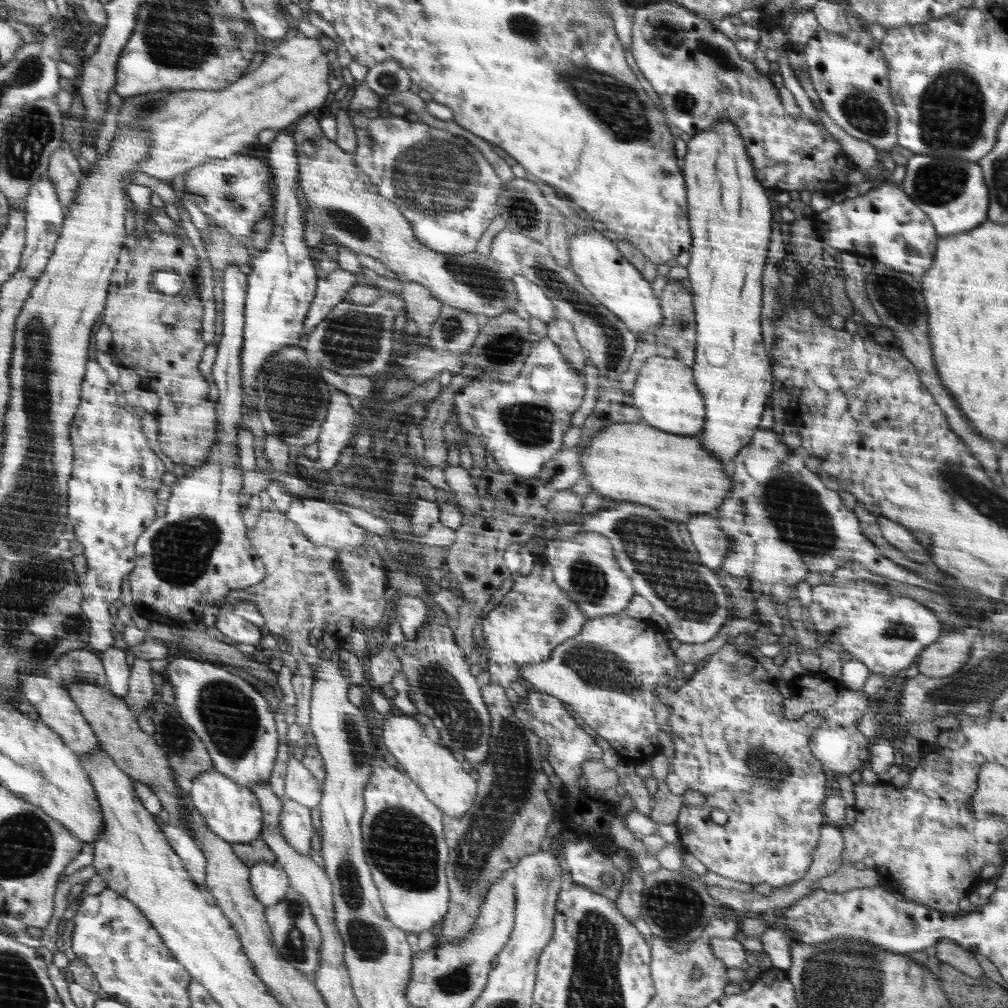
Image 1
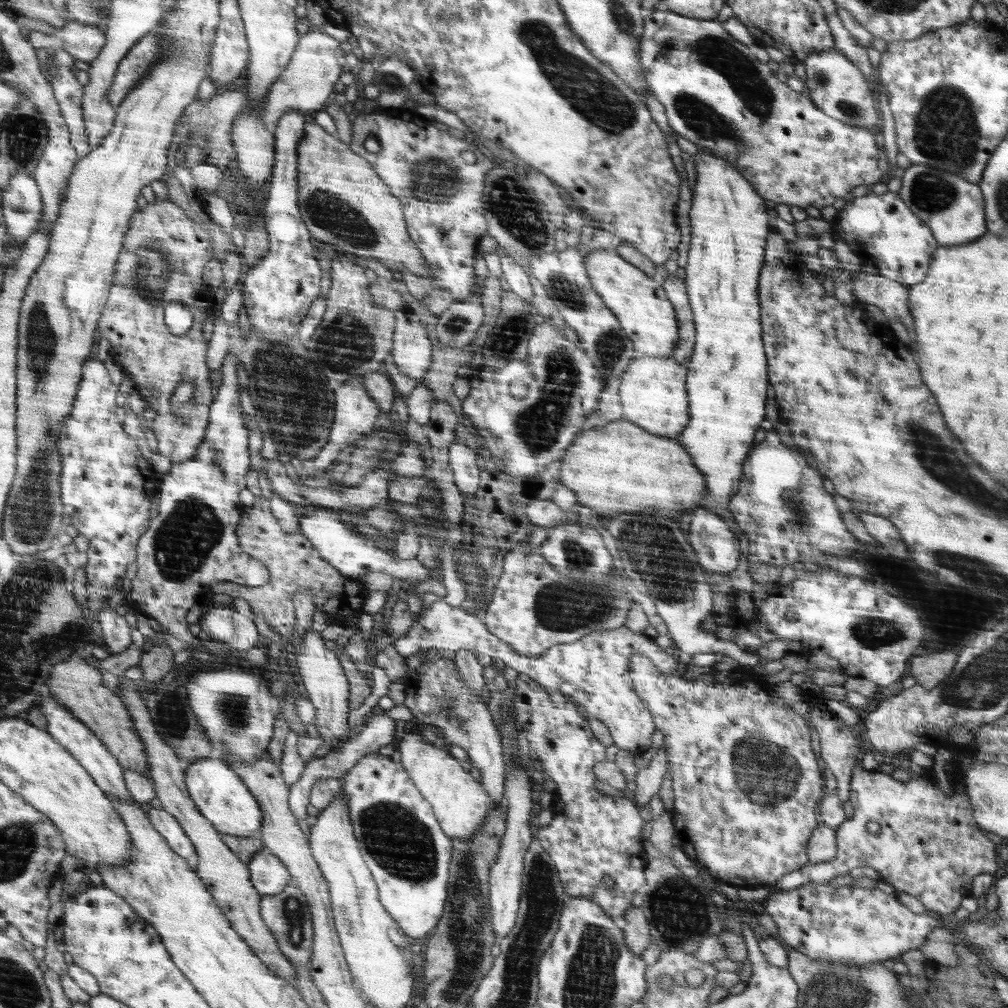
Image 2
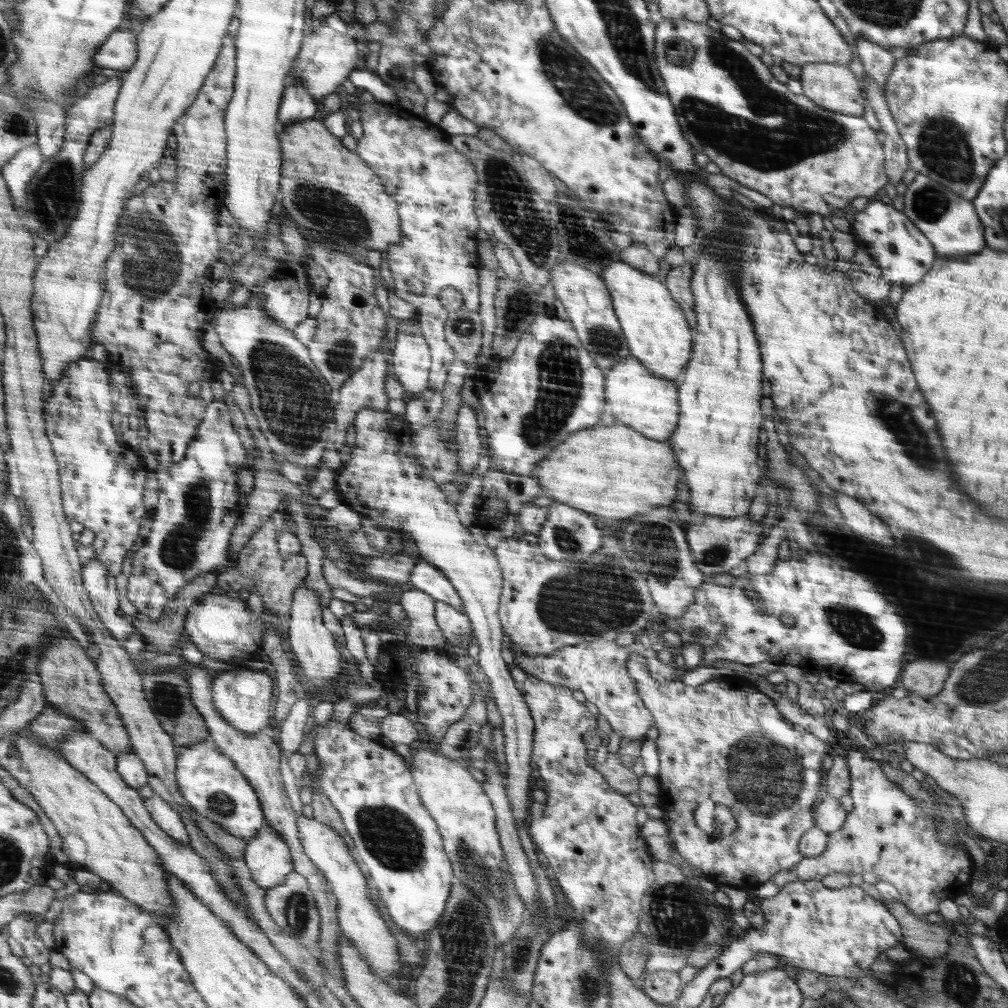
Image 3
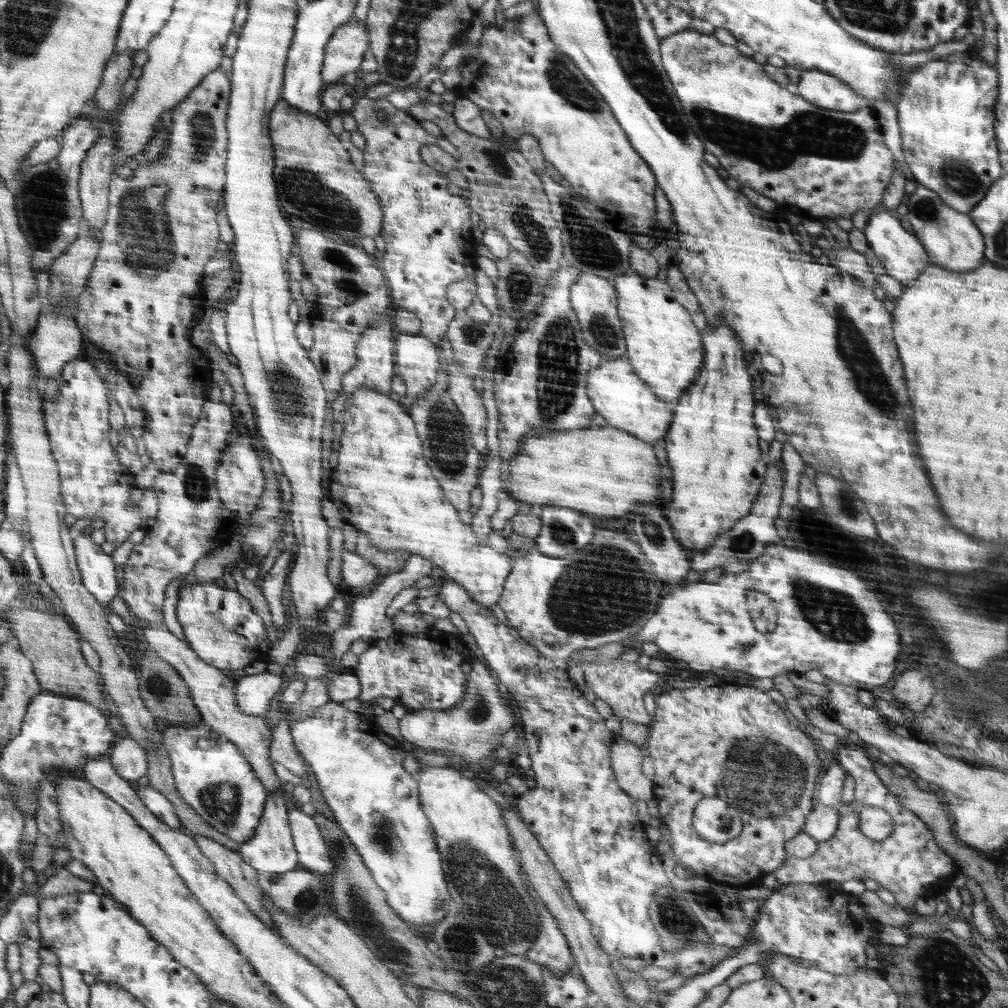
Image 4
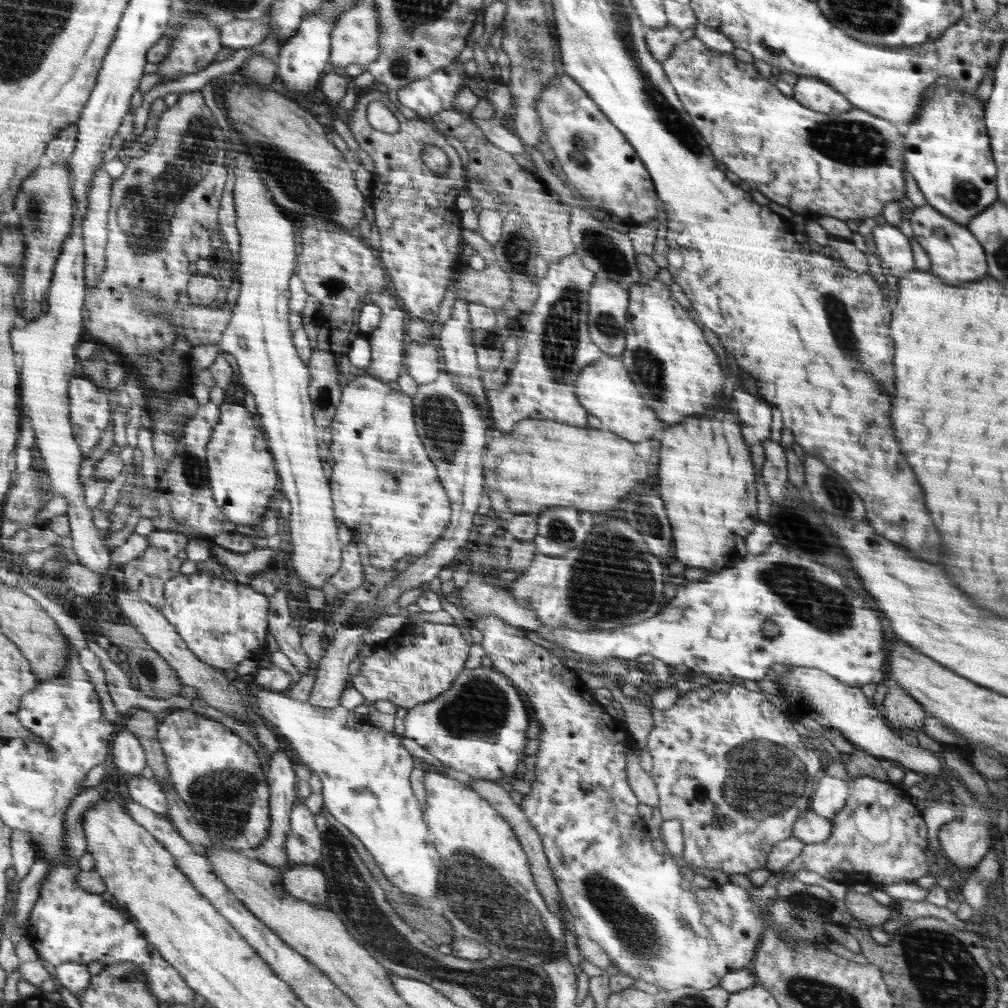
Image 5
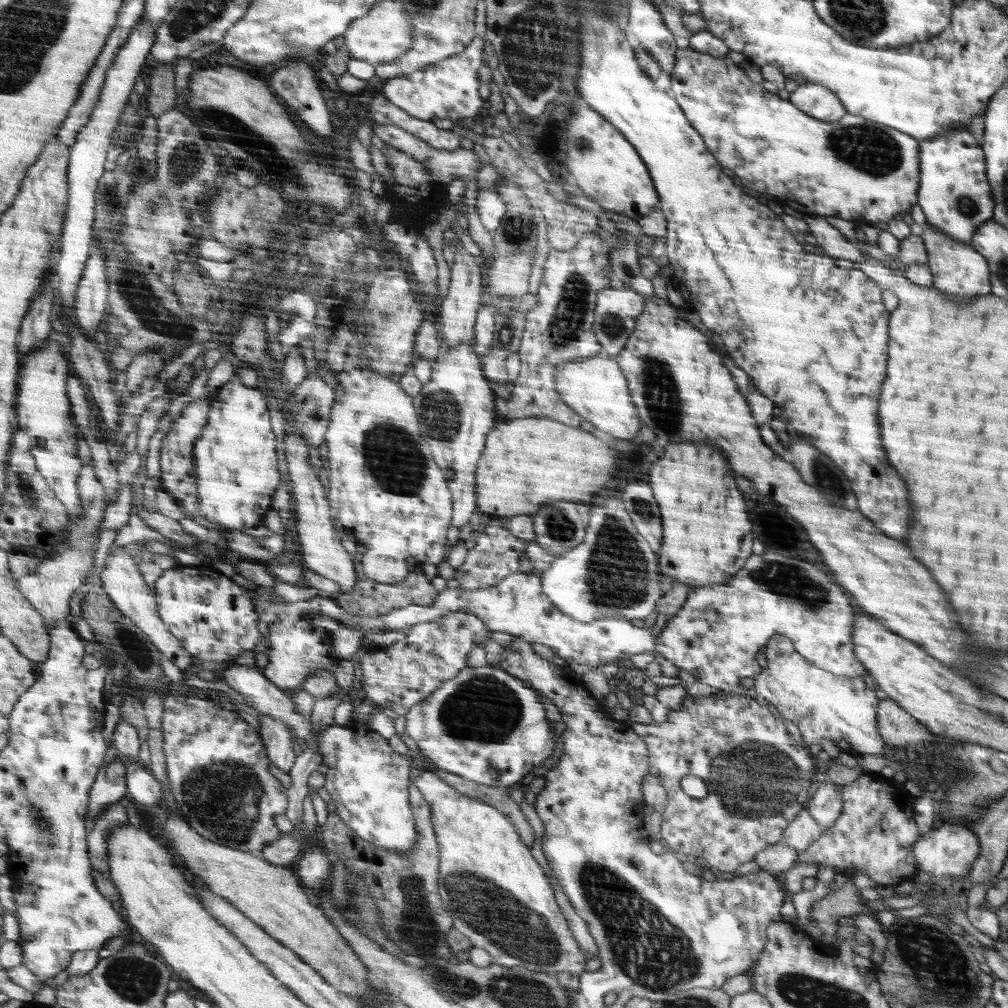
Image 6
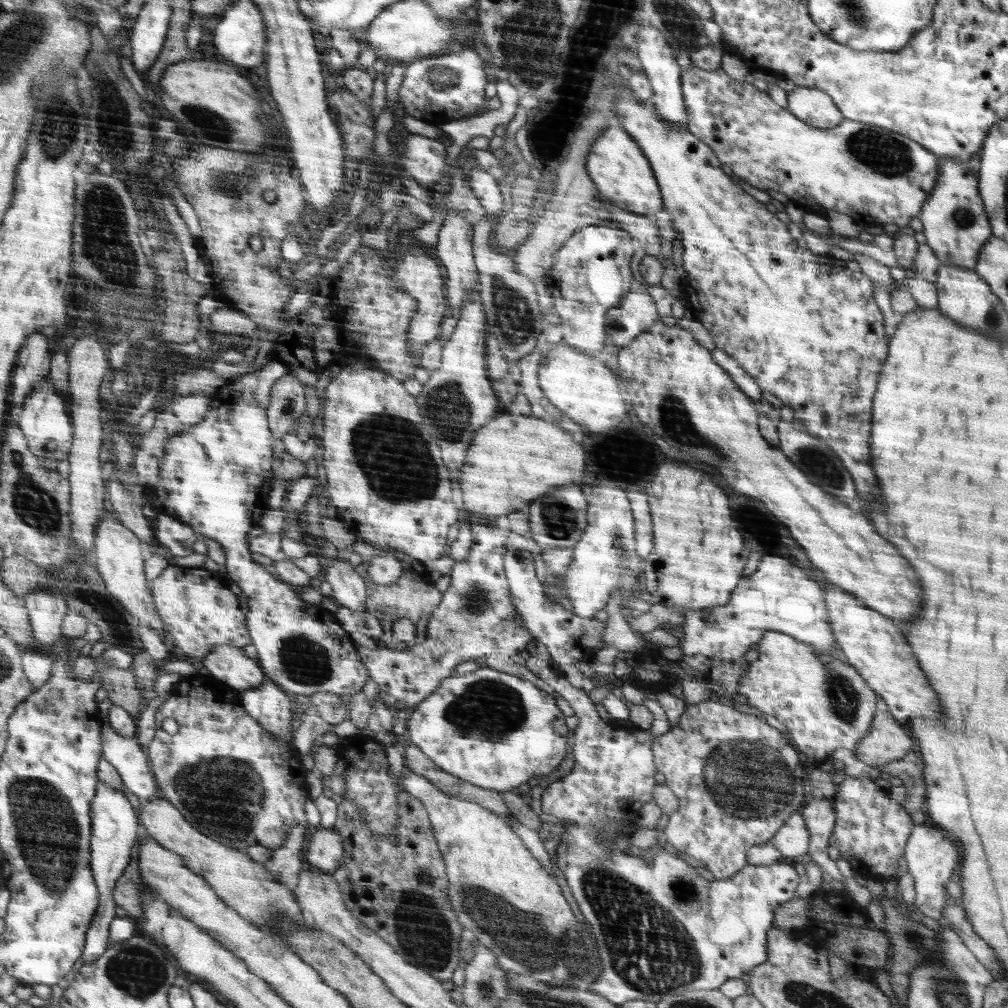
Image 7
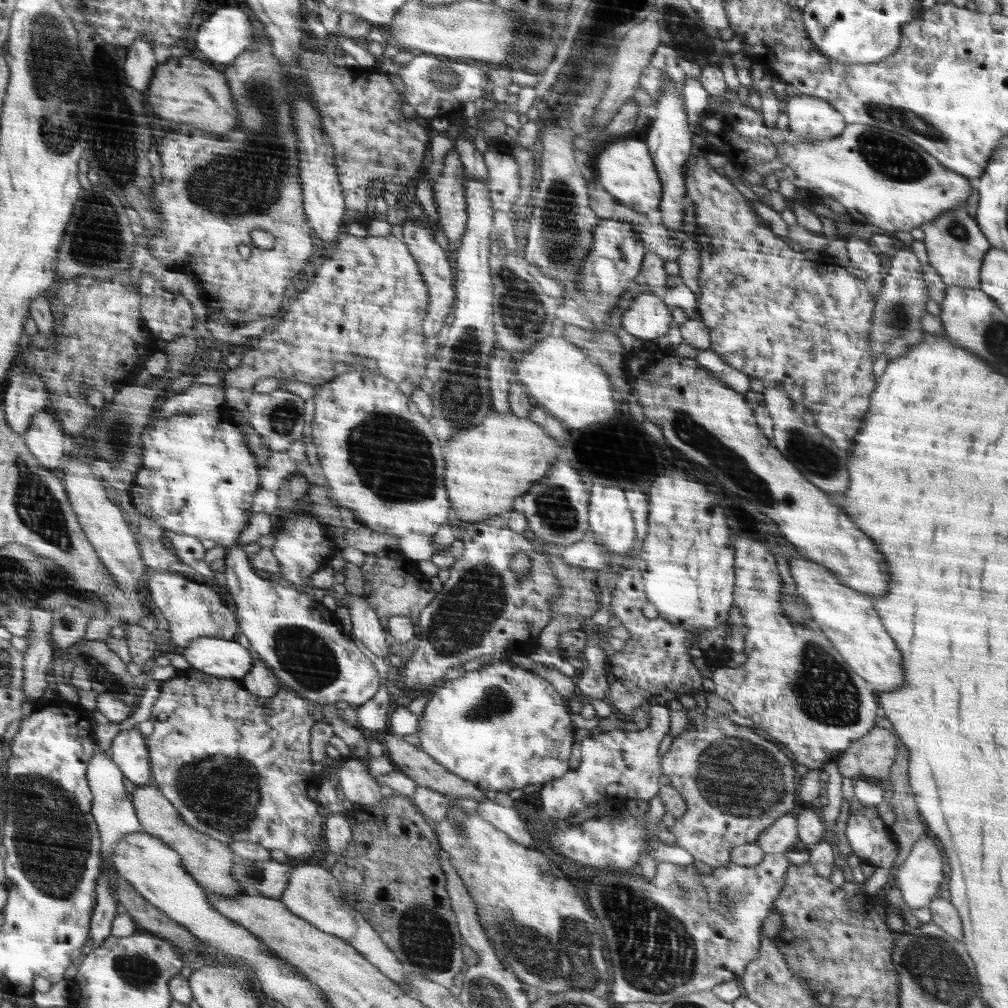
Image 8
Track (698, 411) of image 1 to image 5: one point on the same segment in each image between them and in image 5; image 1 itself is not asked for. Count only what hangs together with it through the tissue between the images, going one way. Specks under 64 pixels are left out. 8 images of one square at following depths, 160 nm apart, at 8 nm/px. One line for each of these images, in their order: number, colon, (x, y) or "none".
2: (652, 393)
3: (637, 398)
4: (619, 395)
5: (606, 388)

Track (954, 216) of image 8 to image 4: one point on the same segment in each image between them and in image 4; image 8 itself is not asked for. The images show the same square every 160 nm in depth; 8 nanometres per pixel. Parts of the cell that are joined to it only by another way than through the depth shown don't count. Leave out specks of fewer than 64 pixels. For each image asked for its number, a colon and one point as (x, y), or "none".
4: (945, 112)
5: (947, 149)
6: (954, 195)
7: (955, 224)

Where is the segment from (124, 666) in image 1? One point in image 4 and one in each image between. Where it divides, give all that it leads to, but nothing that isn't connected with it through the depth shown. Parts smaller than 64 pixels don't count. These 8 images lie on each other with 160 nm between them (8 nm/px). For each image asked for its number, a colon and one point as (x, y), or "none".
2: (116, 633)
3: (100, 584)
4: (99, 576)

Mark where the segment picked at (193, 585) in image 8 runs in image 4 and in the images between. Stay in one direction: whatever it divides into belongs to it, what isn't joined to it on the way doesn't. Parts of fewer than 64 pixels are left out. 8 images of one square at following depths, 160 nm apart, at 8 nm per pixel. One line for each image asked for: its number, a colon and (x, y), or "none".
4: (221, 625)
5: (222, 622)
6: (211, 615)
7: (200, 613)

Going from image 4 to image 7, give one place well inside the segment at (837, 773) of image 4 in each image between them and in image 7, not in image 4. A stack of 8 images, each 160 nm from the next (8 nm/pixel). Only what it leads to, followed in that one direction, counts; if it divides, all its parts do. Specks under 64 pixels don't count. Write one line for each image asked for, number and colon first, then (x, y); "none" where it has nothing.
5: (832, 795)
6: (827, 805)
7: (819, 816)

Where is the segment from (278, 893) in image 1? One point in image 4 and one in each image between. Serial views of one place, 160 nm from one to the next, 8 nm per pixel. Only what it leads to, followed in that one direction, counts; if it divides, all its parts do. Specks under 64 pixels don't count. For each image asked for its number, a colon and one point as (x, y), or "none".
2: (269, 875)
3: (267, 856)
4: (270, 851)

